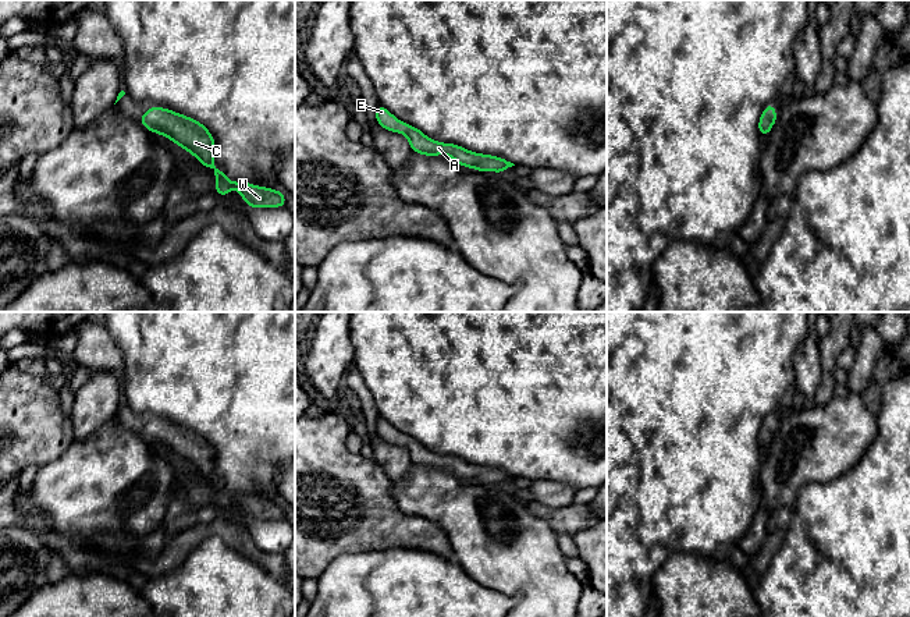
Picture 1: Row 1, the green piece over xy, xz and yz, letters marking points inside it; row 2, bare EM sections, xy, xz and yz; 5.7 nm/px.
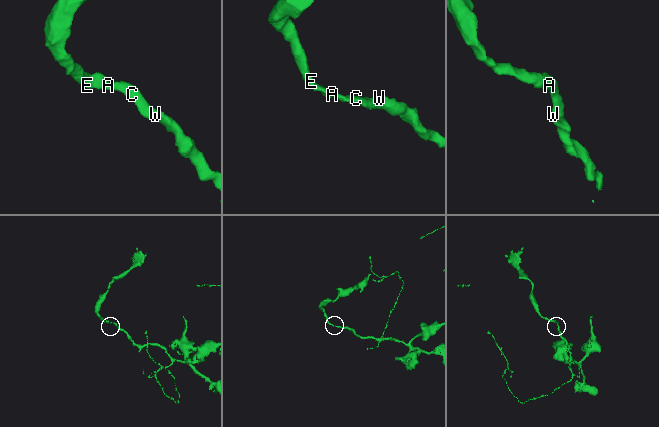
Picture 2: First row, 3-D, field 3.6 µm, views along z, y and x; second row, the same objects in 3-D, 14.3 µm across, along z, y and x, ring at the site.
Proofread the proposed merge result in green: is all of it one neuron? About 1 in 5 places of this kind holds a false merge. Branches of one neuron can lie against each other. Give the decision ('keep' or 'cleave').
keep

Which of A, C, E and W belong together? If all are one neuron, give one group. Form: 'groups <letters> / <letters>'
groups A C E W

